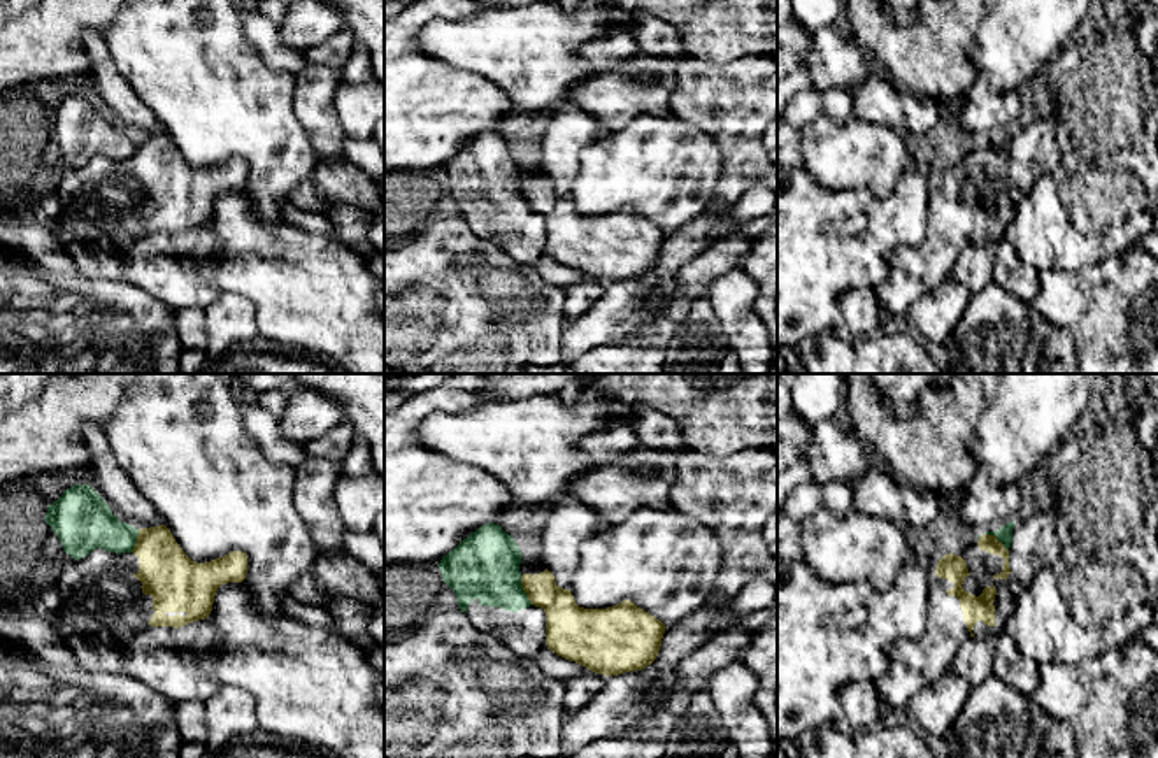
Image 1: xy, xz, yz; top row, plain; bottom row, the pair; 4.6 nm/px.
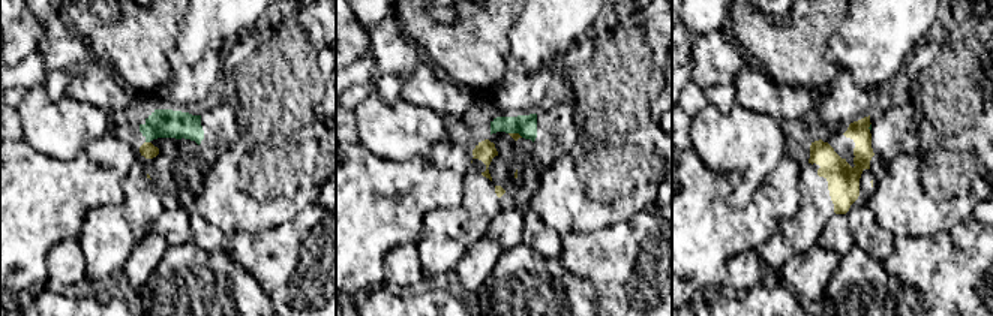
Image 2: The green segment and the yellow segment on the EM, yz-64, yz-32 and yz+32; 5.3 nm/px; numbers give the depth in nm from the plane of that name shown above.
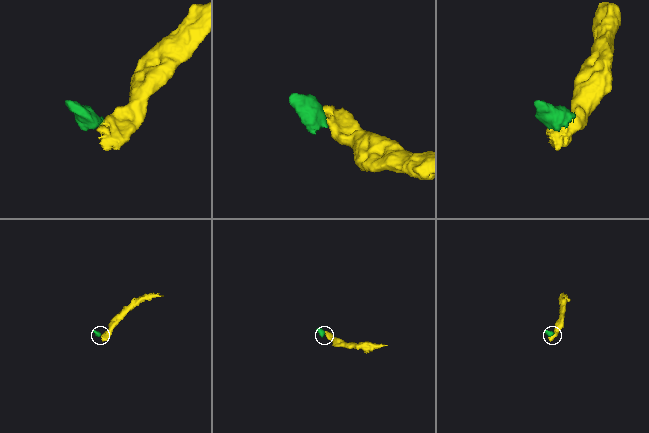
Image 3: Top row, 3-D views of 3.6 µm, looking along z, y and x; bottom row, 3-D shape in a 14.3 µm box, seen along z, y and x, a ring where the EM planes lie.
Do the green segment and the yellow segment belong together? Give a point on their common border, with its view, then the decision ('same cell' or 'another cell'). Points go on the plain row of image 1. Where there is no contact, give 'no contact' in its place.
meets green in yz at (993, 141); another cell

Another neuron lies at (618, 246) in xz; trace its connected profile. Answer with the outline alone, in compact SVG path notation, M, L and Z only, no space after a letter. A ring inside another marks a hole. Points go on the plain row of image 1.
M523 161L519 179L530 211L546 219L546 253L558 263L611 284L656 267L667 233L633 209L579 214L533 161Z

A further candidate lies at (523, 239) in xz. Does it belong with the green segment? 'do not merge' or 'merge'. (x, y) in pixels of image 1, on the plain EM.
merge

